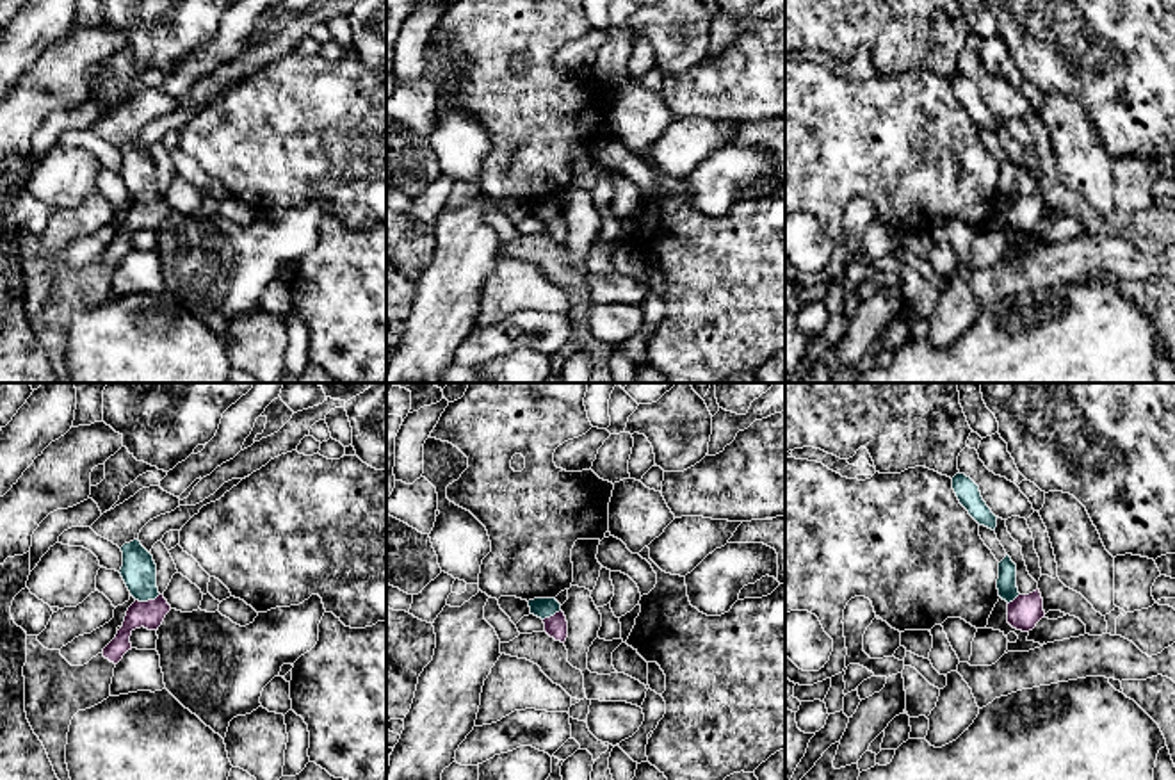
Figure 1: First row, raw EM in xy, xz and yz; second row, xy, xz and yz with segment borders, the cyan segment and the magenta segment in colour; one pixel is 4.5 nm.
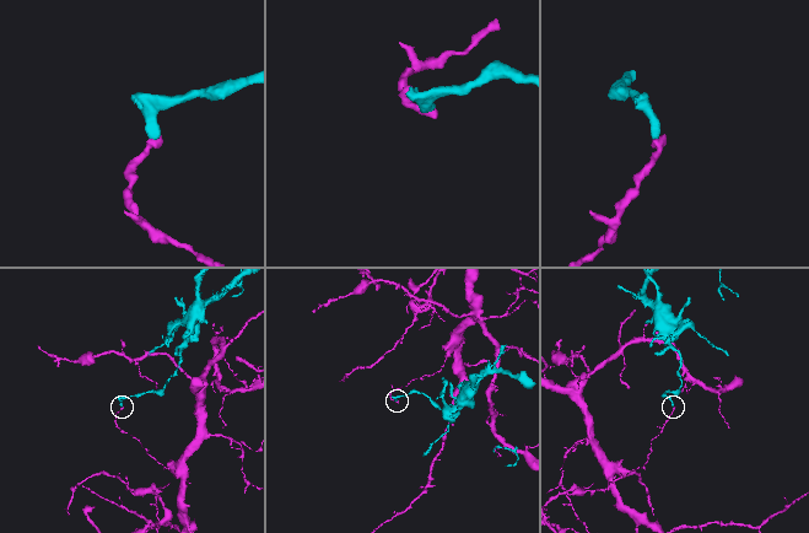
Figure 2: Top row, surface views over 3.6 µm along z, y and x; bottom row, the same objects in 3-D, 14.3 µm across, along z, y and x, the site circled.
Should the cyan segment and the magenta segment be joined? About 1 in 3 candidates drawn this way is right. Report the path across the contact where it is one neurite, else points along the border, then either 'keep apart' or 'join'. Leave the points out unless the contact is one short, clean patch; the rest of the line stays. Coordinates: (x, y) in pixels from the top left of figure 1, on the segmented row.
border along xy (159, 593), (148, 601), (136, 601); keep apart

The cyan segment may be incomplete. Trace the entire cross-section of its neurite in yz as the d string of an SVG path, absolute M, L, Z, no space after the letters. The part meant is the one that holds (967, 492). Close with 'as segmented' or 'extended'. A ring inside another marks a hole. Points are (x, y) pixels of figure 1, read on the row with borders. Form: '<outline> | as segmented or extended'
M956 474L952 477L952 490L960 500L960 504L968 511L968 515L979 524L992 531L997 527L997 516L986 506L981 497L979 486L967 477L965 474Z | as segmented

